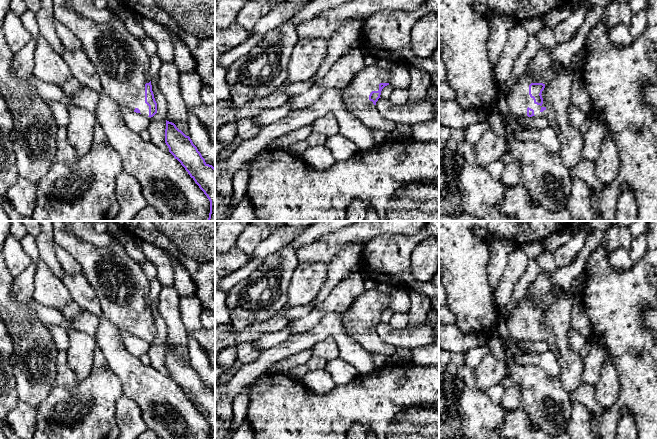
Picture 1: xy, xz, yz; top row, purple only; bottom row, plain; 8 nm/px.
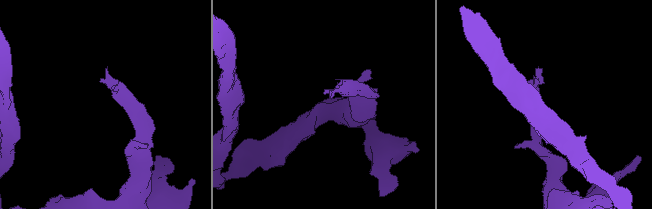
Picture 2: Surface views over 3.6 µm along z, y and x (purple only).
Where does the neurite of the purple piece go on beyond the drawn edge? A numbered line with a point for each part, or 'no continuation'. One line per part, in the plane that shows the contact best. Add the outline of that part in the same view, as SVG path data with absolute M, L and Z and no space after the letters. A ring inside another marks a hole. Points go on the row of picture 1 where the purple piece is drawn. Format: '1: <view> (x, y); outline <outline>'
1: yz (542, 68); outline M541 47L535 56L530 60L526 72L521 76L521 78L511 87L510 93L507 95L507 101L509 105L509 110L513 119L526 117L527 108L534 110L535 116L544 116L548 120L548 125L555 131L557 138L560 143L559 155L563 164L571 169L575 167L583 159L583 145L584 145L584 134L582 134L579 129L575 129L569 123L568 111L571 106L571 90L573 82L576 79L576 72L573 69L566 69L564 65L560 62L555 61L552 58L552 50ZM531 83L543 83L545 85L544 90L542 91L543 104L537 105L534 103L533 98L529 95L529 85Z

